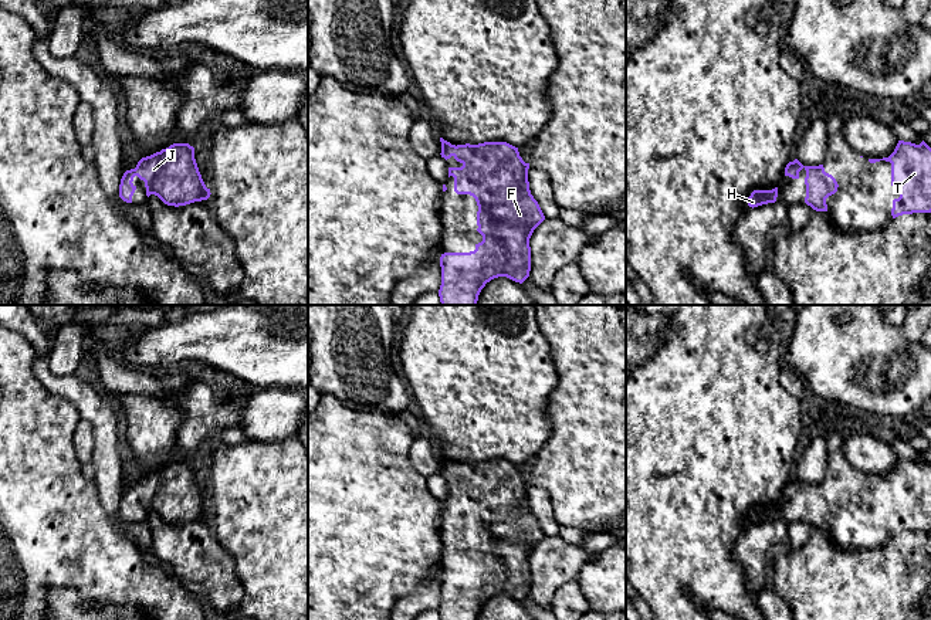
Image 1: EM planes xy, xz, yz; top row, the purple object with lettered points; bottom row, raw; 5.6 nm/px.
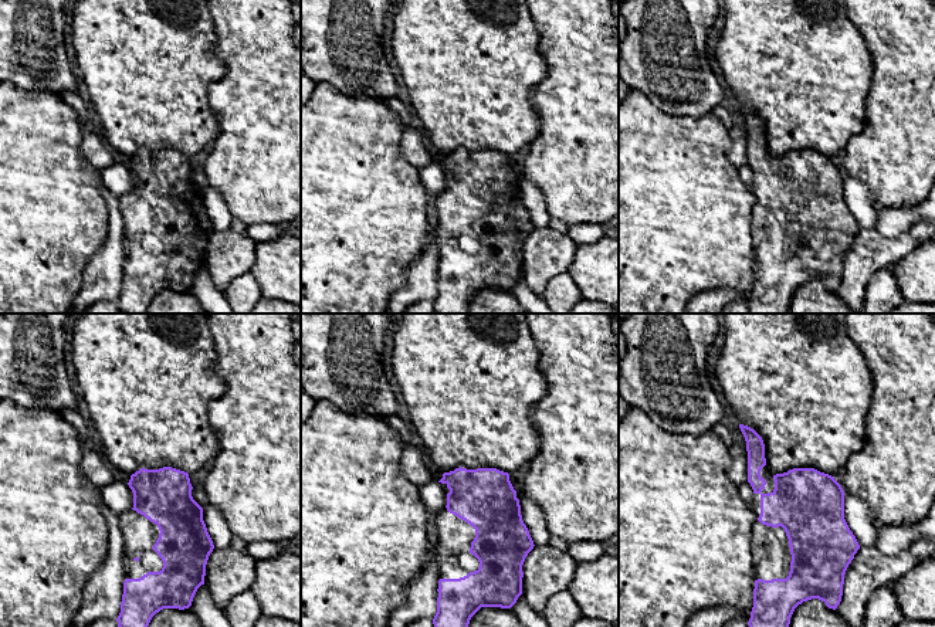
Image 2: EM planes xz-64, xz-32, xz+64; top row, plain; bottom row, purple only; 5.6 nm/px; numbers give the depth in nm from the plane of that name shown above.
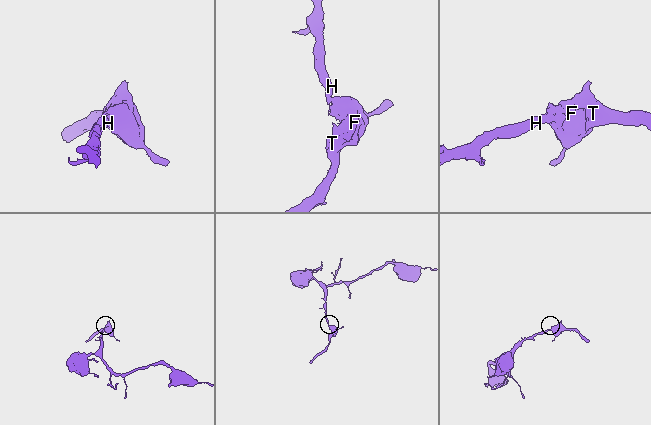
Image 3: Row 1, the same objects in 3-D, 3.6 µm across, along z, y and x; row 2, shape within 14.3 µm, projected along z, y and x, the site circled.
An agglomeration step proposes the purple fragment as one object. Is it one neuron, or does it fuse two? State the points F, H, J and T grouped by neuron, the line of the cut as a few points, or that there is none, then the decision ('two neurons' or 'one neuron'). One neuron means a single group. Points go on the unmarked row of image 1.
groups F H J T; cut none; one neuron

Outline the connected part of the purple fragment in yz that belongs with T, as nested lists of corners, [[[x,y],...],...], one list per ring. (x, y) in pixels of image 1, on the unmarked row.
[[[898,458],[888,475],[869,477],[880,478],[891,481],[891,504],[900,506],[900,515],[893,518],[893,536],[931,531],[931,465],[924,458],[920,463]]]

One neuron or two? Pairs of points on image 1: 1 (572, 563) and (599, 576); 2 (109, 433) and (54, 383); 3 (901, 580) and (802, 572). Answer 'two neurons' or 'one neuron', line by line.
1: two neurons
2: one neuron
3: one neuron

